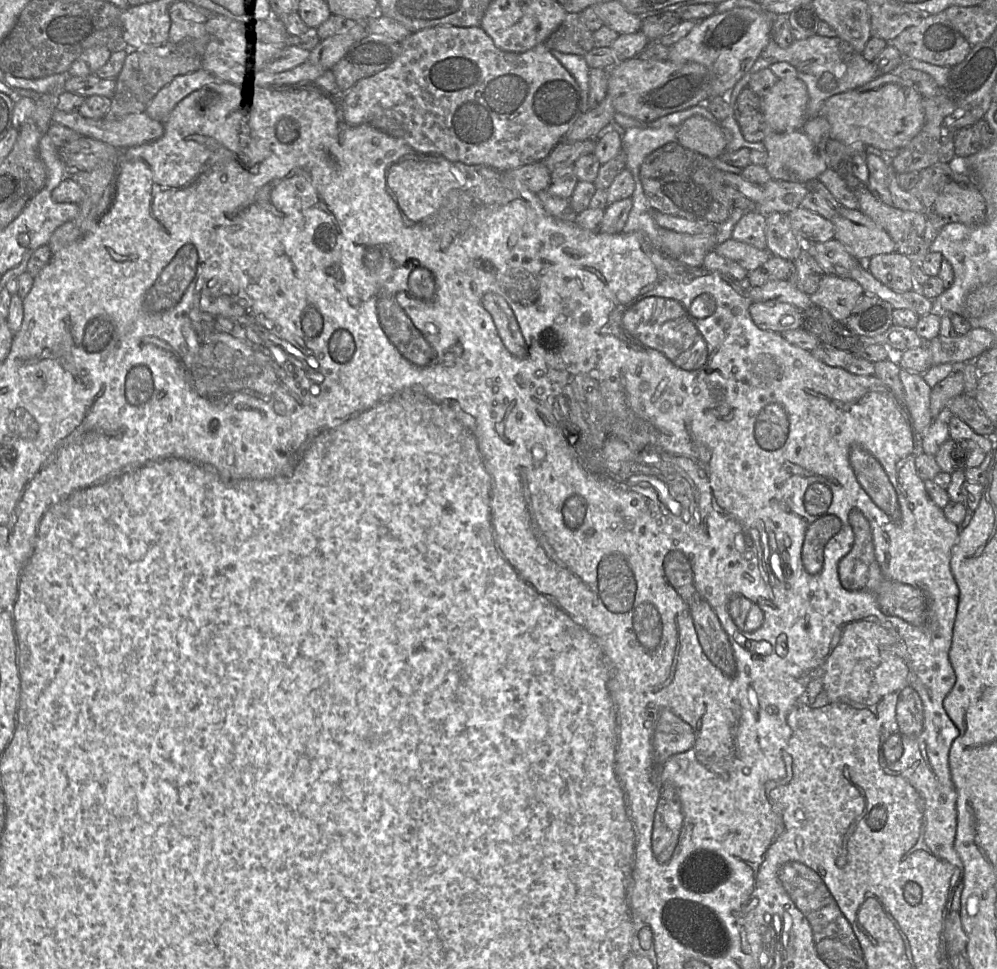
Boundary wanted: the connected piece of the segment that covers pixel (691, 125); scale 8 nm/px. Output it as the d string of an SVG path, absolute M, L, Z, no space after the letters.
M699 115L686 119L677 127L676 134L676 142L681 146L710 159L719 158L730 141L729 132Z

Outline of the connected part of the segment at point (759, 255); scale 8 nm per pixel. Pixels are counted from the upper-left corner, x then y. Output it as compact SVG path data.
M732 238L717 244L713 250L720 256L739 264L748 272L763 265L772 255L768 250L760 250Z

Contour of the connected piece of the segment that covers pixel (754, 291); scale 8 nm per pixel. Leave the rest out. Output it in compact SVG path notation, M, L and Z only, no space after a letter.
M774 280L757 287L748 286L748 296L753 302L789 303L800 310L812 304L809 295L789 280Z

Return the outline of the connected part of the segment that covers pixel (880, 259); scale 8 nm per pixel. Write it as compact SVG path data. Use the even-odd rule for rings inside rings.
M897 251L879 254L865 262L868 271L882 284L896 292L916 288L912 272L912 260Z

